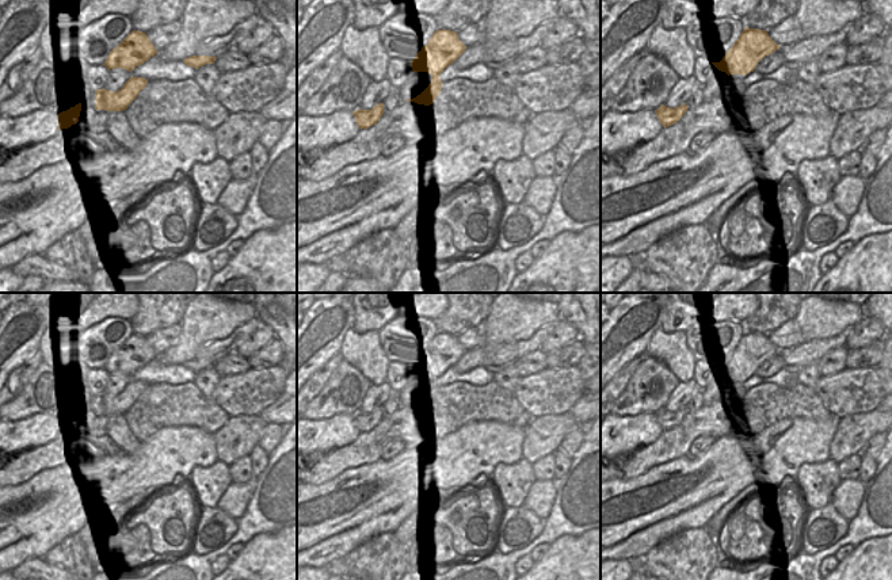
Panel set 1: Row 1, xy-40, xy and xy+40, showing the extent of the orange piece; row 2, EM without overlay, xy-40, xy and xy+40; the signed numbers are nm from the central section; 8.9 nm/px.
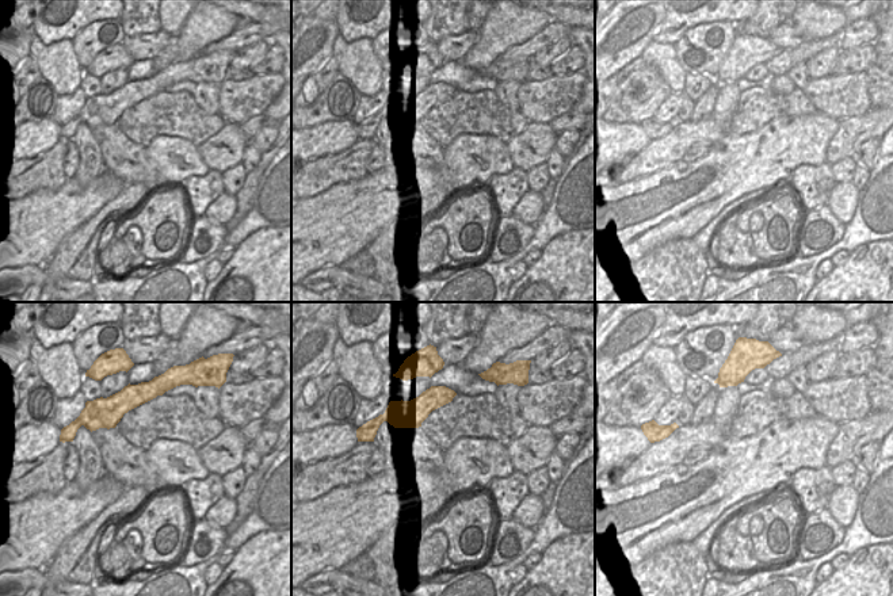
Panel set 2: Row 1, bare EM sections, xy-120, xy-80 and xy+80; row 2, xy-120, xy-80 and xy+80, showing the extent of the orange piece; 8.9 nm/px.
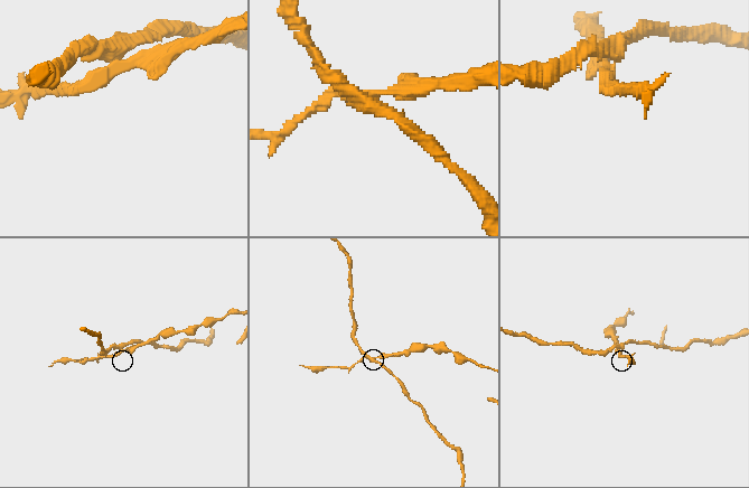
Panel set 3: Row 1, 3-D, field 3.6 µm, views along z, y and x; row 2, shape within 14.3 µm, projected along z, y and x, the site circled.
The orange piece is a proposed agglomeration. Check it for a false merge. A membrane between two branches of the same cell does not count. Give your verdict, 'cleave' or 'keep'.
cleave

